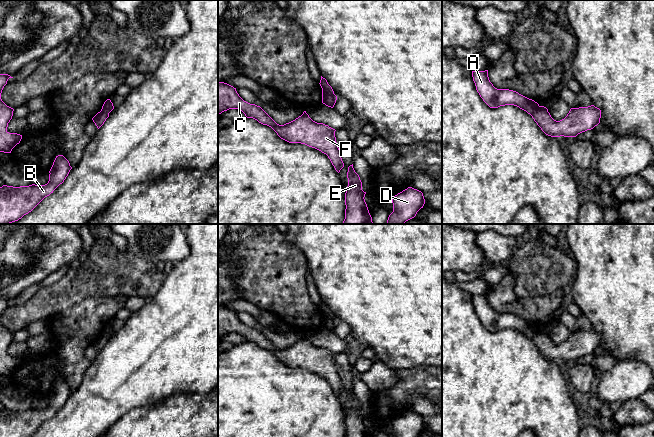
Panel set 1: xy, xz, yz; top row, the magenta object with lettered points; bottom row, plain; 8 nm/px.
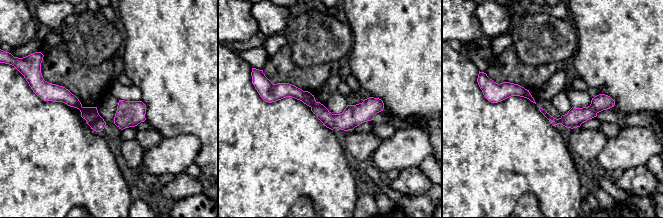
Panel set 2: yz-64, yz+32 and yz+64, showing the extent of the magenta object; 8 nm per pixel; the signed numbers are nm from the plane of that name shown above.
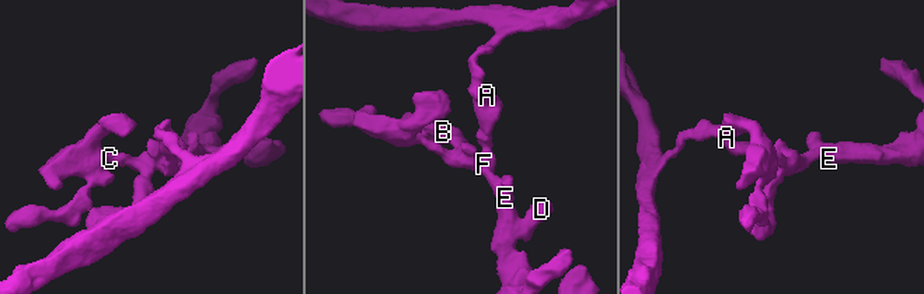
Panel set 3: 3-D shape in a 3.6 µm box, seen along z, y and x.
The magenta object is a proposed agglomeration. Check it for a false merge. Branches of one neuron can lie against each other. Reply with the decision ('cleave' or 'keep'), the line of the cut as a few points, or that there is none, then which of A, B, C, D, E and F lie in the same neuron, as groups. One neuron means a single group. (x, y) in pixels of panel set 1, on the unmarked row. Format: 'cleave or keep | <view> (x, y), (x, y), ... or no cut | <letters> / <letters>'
cleave | xz (322, 312), (333, 317) | A / B C D E F

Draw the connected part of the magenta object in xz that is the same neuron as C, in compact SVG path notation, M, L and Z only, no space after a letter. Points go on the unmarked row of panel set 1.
M218 306L218 337L229 333L242 335L247 342L253 342L271 351L277 359L289 367L301 367L326 378L339 397L344 391L337 370L335 353L313 345L306 335L295 344L284 349L277 348L260 330L244 325L233 310Z

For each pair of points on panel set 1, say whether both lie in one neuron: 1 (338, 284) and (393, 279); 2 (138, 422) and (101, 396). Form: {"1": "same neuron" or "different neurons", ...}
{"1": "same neuron", "2": "different neurons"}

